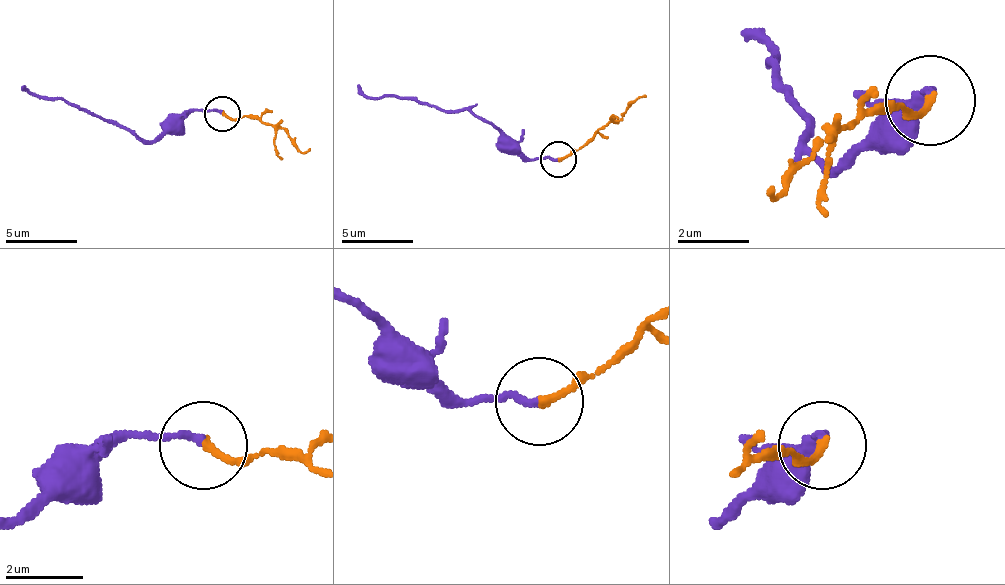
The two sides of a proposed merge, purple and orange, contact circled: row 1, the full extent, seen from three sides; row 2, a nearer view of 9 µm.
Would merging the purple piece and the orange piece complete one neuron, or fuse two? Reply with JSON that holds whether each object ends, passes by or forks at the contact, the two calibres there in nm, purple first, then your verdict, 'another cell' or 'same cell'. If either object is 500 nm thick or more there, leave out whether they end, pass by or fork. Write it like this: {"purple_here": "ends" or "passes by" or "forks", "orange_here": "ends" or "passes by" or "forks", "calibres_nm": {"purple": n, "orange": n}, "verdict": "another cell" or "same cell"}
{"purple_here": "ends", "orange_here": "ends", "calibres_nm": {"purple": 180, "orange": 190}, "verdict": "same cell"}

